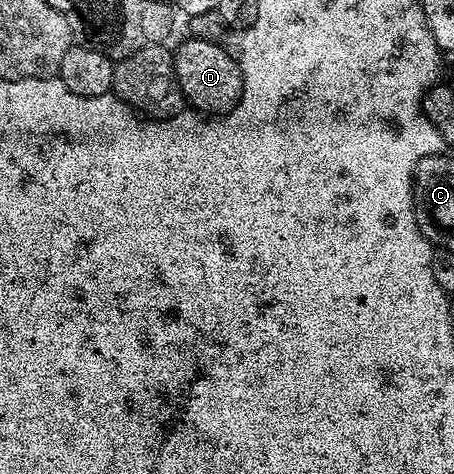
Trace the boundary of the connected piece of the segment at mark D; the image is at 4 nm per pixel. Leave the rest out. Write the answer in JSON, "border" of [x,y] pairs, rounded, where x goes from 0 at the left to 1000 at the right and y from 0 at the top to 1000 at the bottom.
{"border":[[[410,82],[385,112],[381,152],[394,188],[403,194],[405,215],[423,232],[447,243],[489,243],[509,236],[535,198],[535,160],[524,127],[509,120],[489,101],[489,93],[469,86]]]}

